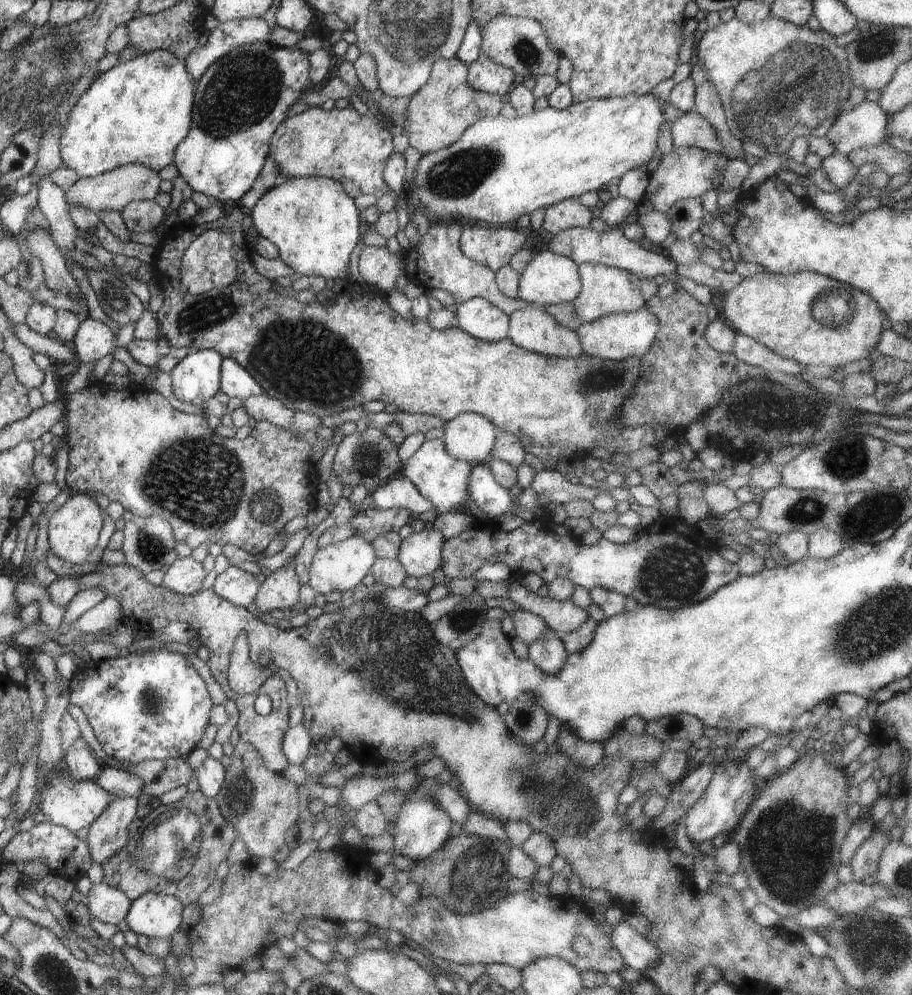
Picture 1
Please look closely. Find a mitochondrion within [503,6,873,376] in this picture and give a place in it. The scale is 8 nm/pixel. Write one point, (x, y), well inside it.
(799, 90)

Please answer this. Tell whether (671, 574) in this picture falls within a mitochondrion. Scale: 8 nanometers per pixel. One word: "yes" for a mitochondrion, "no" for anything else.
yes

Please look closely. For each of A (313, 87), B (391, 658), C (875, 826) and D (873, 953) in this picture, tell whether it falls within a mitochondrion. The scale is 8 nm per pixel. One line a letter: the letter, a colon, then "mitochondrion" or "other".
A: other
B: mitochondrion
C: other
D: mitochondrion

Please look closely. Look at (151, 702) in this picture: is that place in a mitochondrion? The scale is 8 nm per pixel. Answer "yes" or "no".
yes

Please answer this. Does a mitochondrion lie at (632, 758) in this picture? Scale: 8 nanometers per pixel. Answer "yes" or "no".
yes

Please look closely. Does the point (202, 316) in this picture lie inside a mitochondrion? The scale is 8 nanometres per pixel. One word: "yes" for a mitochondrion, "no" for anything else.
yes

